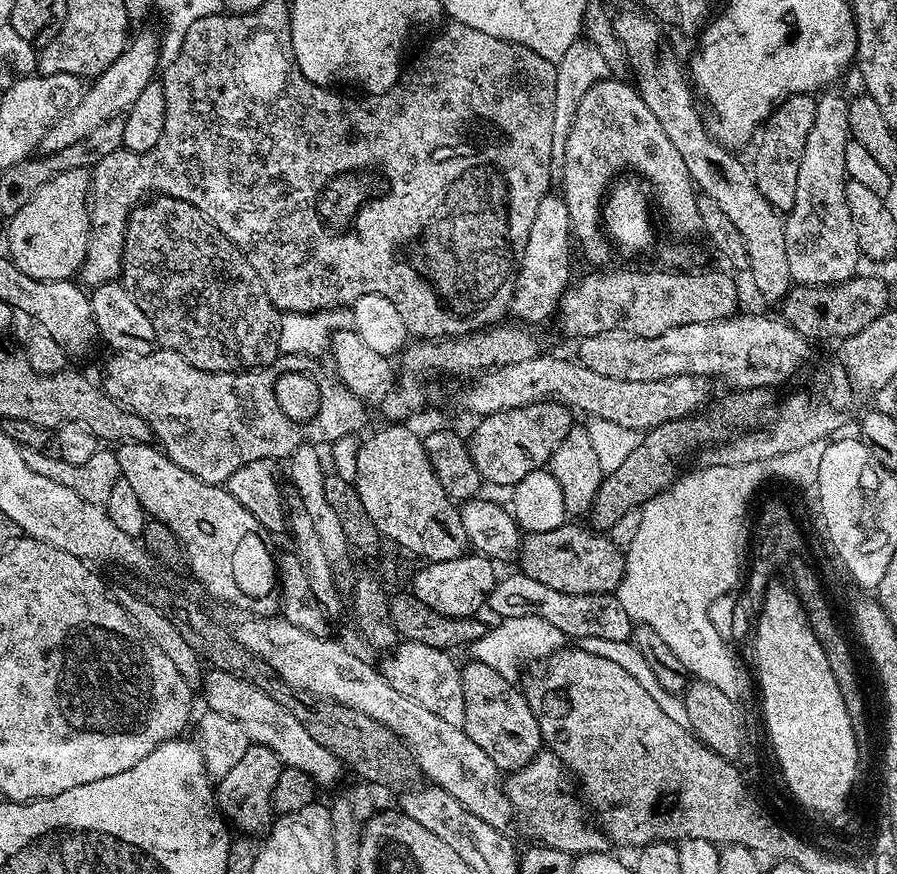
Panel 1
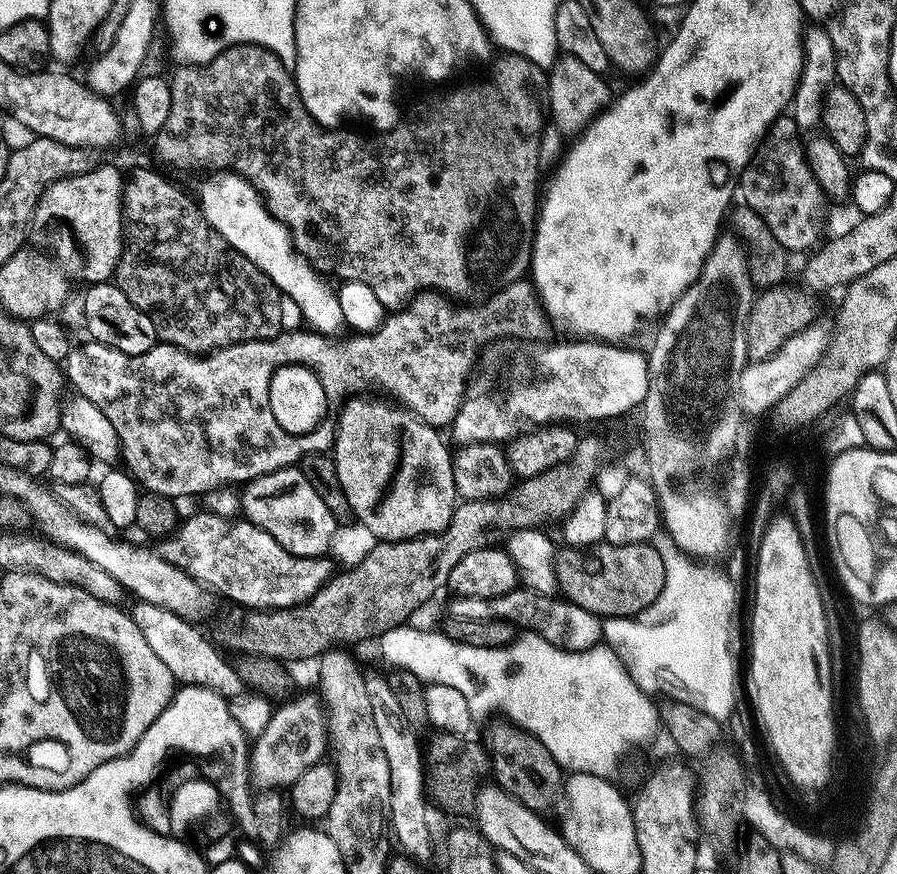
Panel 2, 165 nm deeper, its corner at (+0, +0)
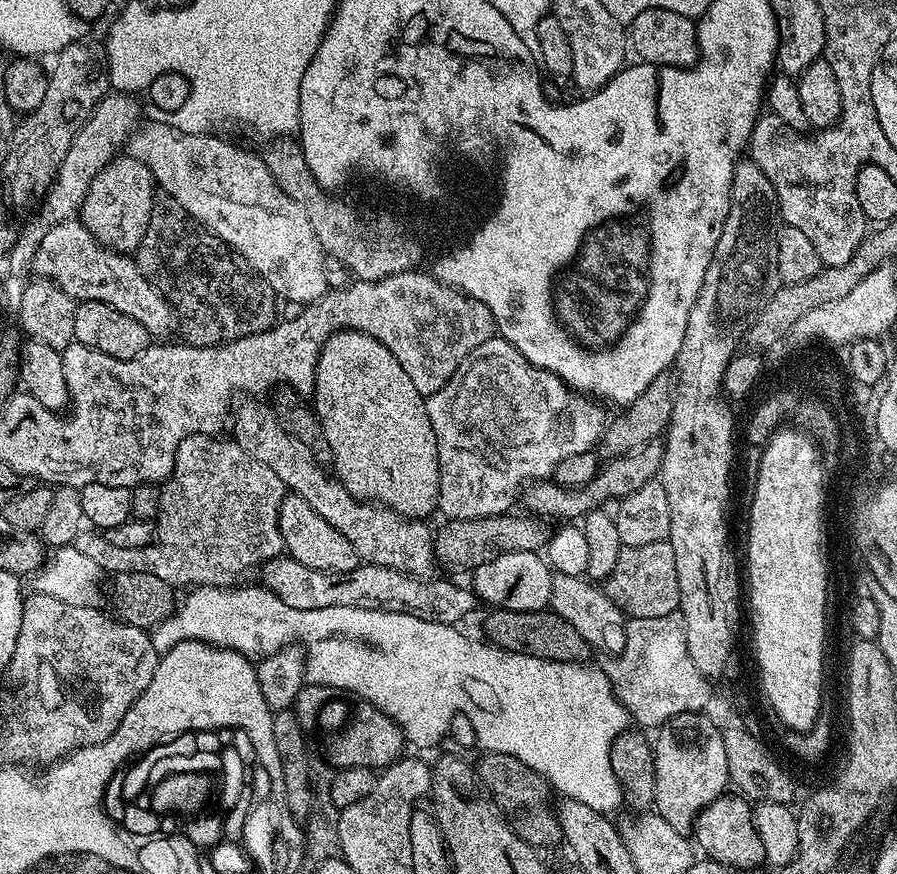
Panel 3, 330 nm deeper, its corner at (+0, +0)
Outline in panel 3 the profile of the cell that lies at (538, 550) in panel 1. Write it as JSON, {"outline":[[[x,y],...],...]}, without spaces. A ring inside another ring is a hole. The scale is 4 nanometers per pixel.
{"outline":[[[667,539],[641,548],[624,548],[614,570],[603,581],[604,593],[610,597],[624,613],[636,622],[664,622],[671,612],[680,606],[678,590],[678,566],[674,550]]]}

